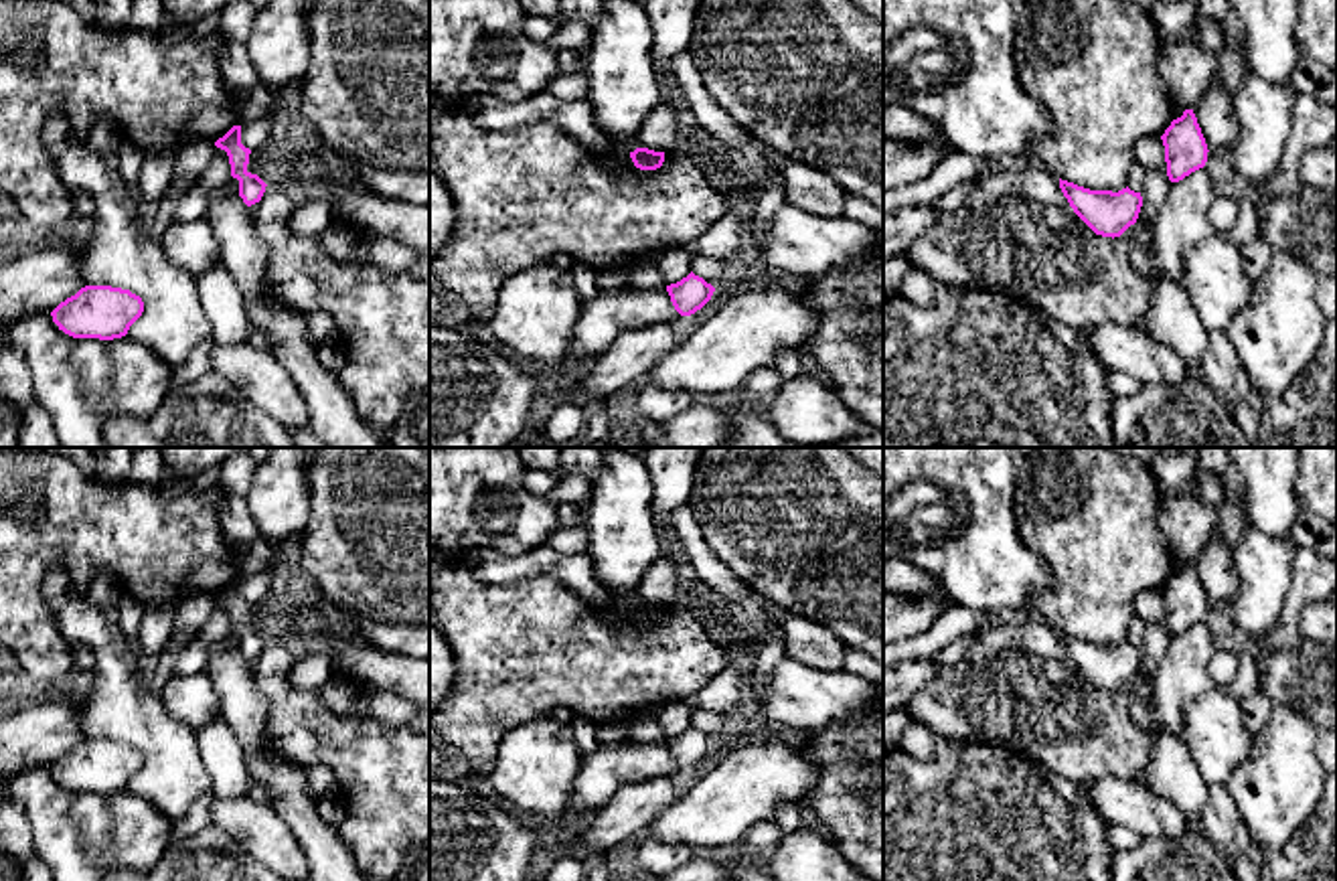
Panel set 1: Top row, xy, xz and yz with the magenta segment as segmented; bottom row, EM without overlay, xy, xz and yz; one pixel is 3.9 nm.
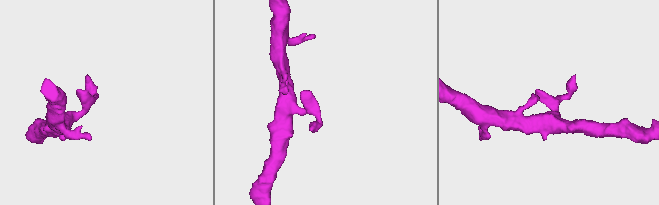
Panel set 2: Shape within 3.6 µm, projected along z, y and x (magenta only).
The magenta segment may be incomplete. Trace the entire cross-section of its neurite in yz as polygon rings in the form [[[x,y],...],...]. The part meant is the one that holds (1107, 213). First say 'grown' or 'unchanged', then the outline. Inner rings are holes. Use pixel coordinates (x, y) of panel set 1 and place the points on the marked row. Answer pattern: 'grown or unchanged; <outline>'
unchanged; [[[1059,178],[1059,188],[1074,213],[1102,237],[1120,237],[1136,223],[1143,196],[1128,186],[1112,190],[1090,190]]]

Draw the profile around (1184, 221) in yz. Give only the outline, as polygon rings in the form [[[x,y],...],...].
[[[1205,168],[1171,182],[1153,229],[1157,263],[1169,279],[1185,286],[1185,253],[1217,233],[1209,223],[1213,201],[1213,184]]]

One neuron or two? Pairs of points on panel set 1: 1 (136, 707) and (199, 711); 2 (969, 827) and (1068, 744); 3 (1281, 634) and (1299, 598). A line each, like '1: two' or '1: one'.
1: two
2: two
3: one

